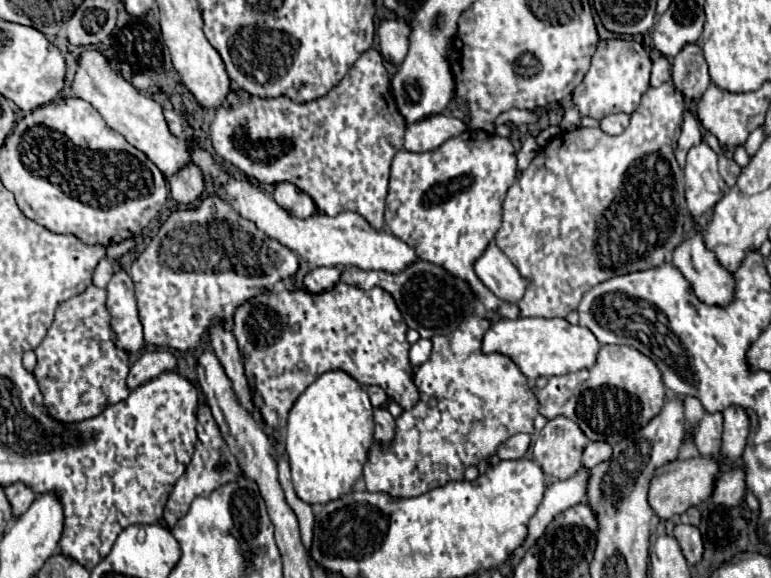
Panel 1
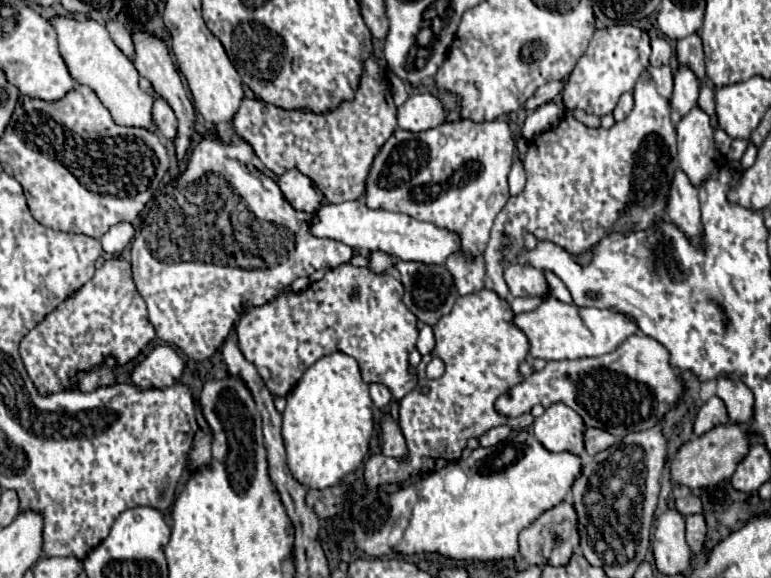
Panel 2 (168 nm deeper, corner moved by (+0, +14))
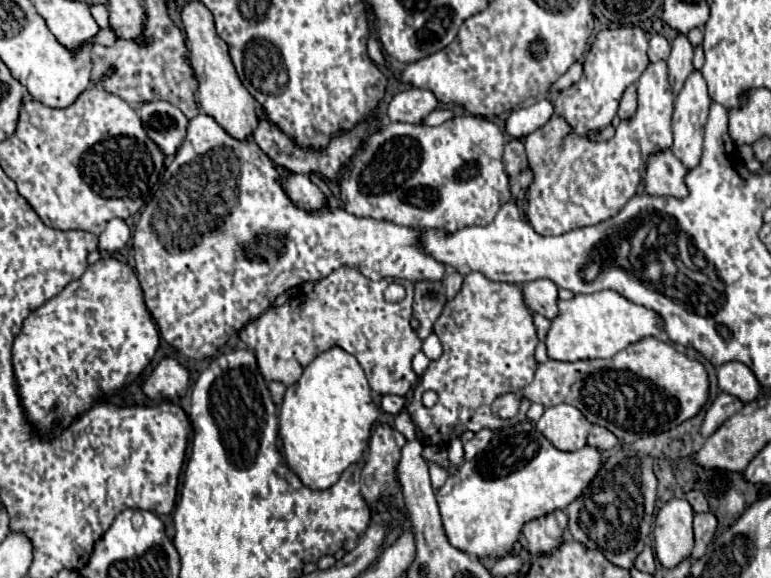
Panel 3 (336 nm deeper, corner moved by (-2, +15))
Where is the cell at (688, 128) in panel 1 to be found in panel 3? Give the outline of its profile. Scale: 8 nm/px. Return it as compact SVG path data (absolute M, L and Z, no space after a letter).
M679 33L673 39L671 55L667 59L669 65L669 83L673 87L673 93L679 93L687 75L693 71L693 45L689 43L687 35Z

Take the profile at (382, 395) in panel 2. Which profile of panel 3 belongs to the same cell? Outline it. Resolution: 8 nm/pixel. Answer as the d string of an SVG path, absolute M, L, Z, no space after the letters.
M385 395L381 399L381 407L387 413L391 413L391 415L397 415L405 407L405 403L407 403L407 399L405 397L399 397L399 395Z

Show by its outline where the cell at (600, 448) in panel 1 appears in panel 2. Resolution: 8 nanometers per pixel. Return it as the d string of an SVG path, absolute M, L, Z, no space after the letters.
M599 428L585 430L585 450L589 456L595 456L597 452L607 450L609 446L613 446L613 442L615 442L615 436L605 430L599 430Z

